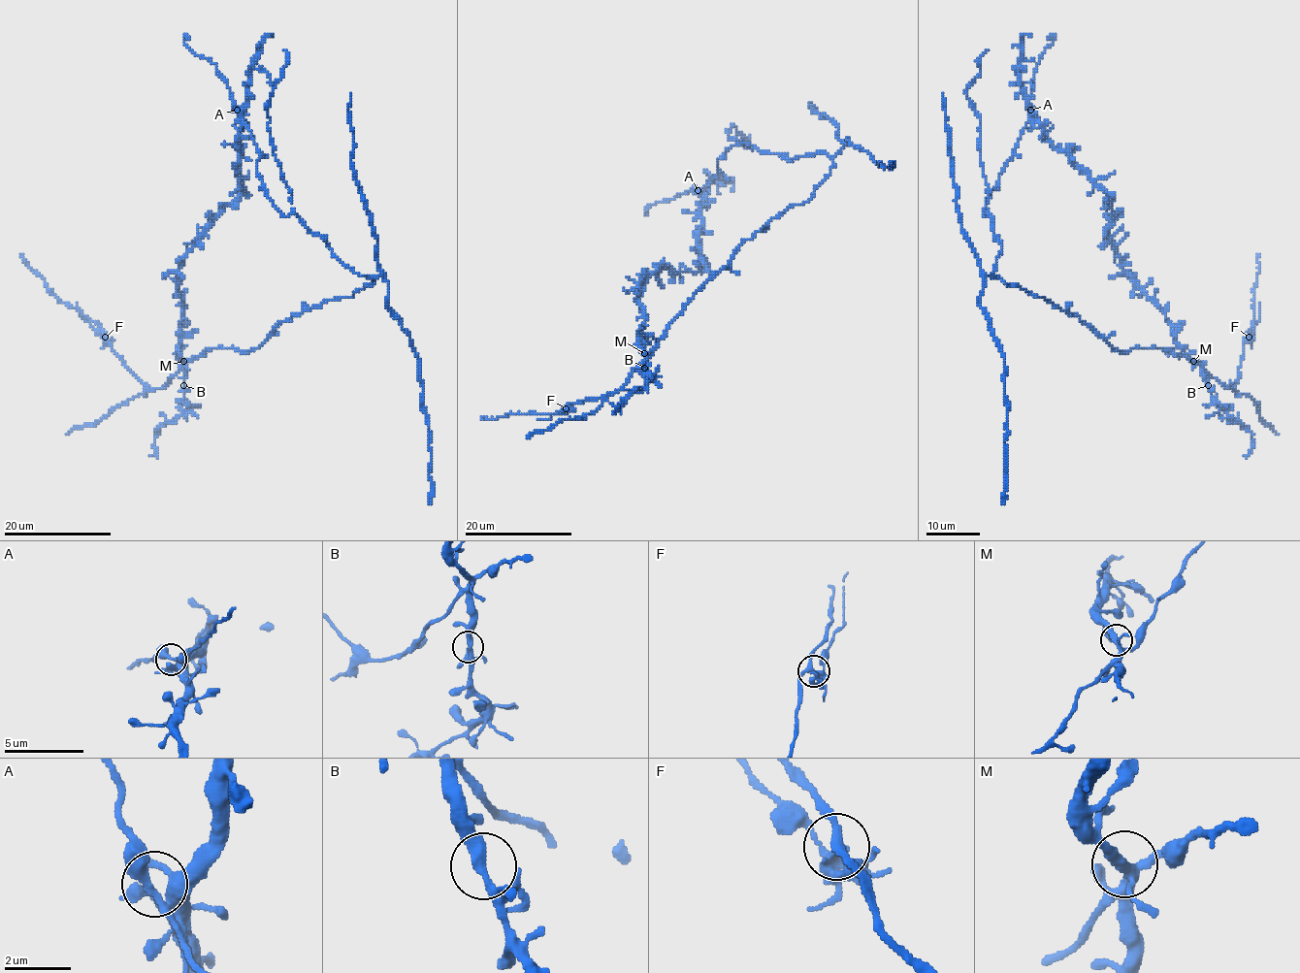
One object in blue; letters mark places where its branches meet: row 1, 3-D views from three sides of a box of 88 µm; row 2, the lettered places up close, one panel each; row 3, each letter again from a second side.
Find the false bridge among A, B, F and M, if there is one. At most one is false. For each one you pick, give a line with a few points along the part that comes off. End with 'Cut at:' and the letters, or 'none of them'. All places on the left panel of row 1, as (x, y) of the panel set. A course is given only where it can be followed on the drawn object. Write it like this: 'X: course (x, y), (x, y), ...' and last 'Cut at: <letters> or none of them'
F: course (106, 337), (86, 322), (76, 308), (78, 303)
Cut at: F

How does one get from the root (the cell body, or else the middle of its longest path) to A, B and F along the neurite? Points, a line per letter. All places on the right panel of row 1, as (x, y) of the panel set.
A: (1078, 316), (992, 276), (1001, 243), (984, 210), (1030, 110)
B: (1078, 316), (1118, 350), (1162, 347), (1193, 358), (1200, 365), (1202, 378), (1208, 385)
F: (1078, 316), (1118, 350), (1169, 349), (1193, 358), (1209, 375), (1230, 389), (1240, 372), (1243, 340), (1248, 337)

